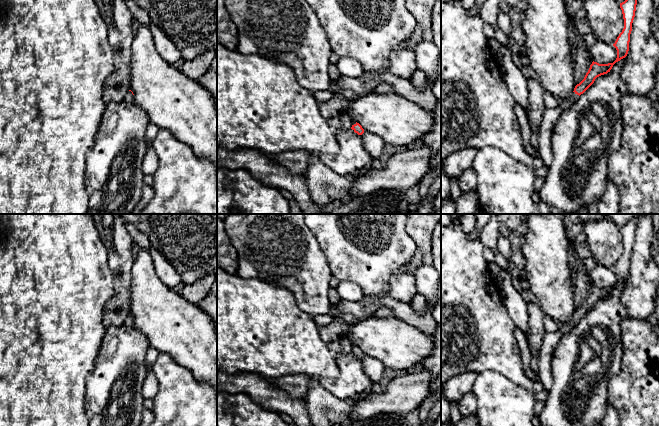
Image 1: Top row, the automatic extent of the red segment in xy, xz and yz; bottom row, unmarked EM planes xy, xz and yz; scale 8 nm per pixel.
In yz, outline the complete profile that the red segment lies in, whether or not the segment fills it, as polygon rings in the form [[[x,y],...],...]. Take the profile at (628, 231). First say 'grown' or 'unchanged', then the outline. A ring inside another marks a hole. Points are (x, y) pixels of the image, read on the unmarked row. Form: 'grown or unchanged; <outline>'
grown; [[[635,214],[635,216],[629,222],[620,227],[620,232],[622,234],[624,243],[624,252],[613,268],[617,274],[616,284],[613,287],[608,288],[599,288],[593,285],[584,303],[575,310],[574,315],[569,323],[558,324],[558,330],[554,333],[545,332],[538,358],[540,383],[542,384],[544,390],[549,391],[553,385],[550,361],[552,352],[560,341],[560,338],[564,334],[569,333],[580,321],[580,319],[583,318],[594,307],[597,301],[610,296],[616,286],[627,280],[629,275],[632,247],[635,241],[637,223],[641,215],[642,214]]]

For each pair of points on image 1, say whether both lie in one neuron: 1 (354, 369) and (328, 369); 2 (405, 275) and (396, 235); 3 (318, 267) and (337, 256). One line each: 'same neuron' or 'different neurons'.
1: different neurons
2: different neurons
3: different neurons

